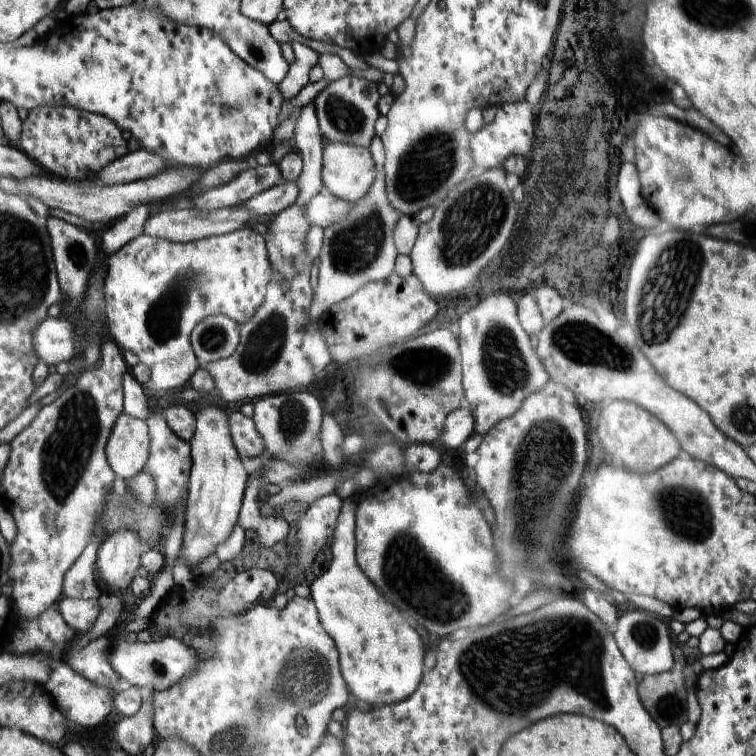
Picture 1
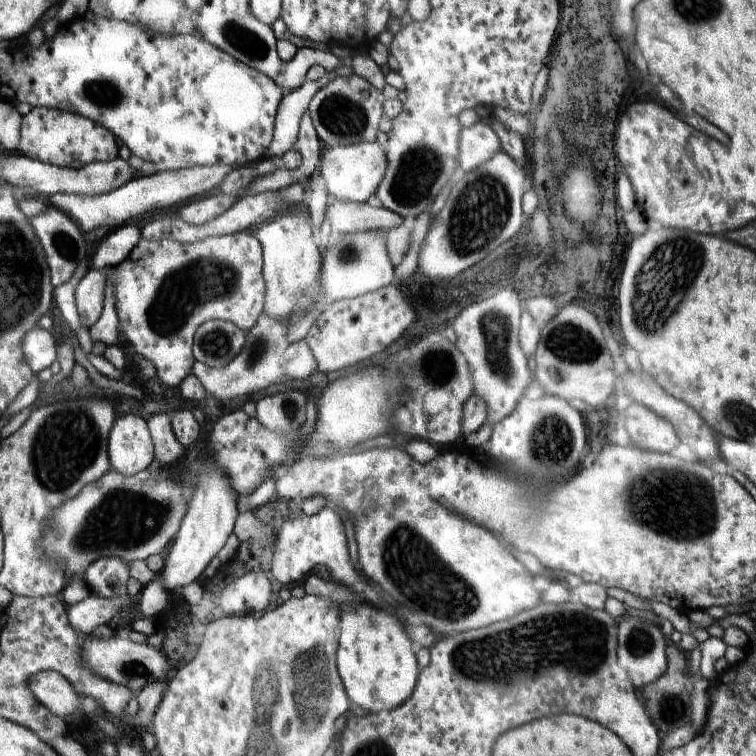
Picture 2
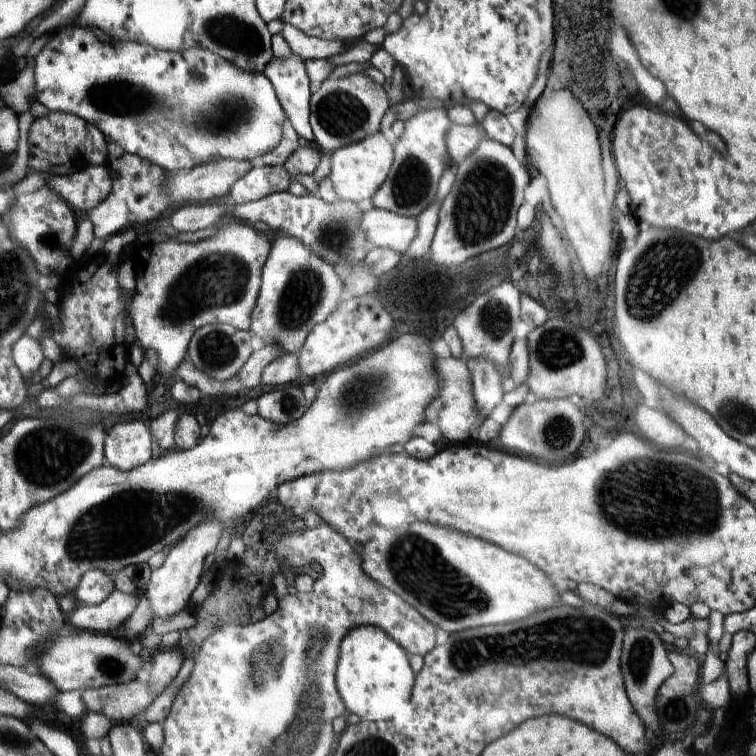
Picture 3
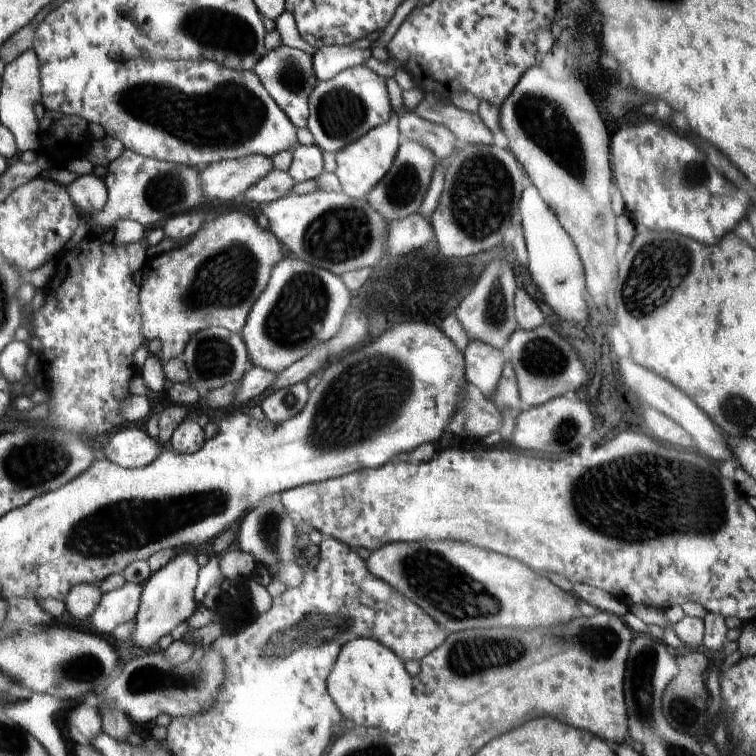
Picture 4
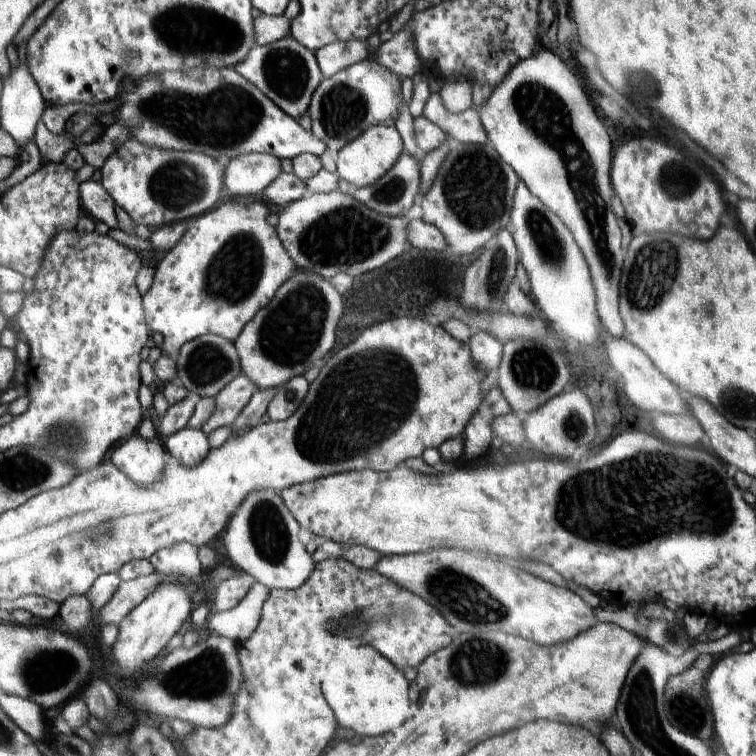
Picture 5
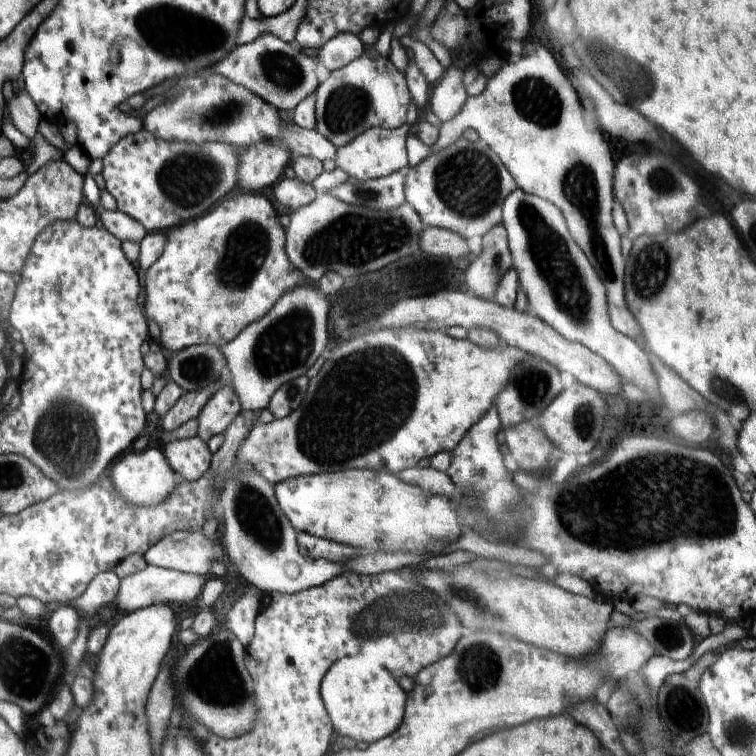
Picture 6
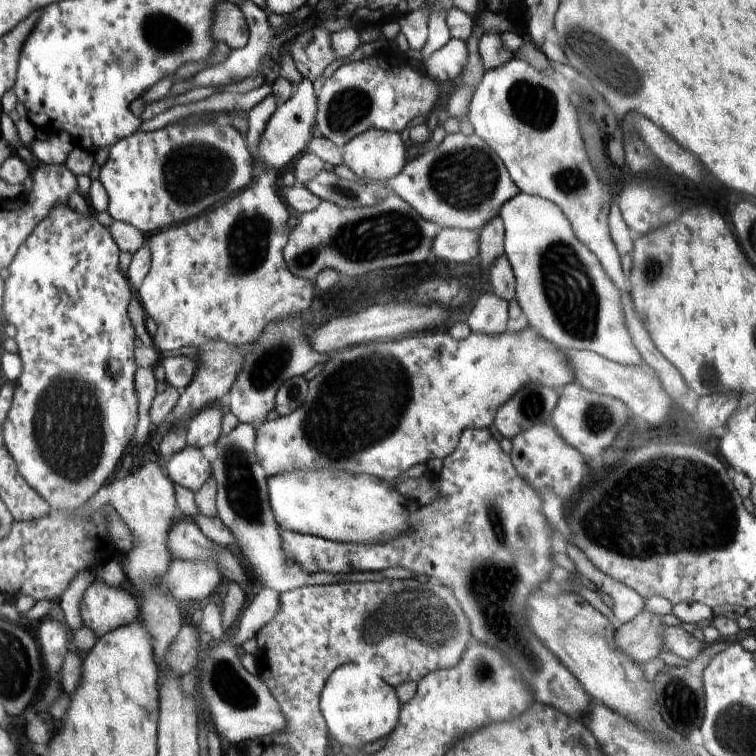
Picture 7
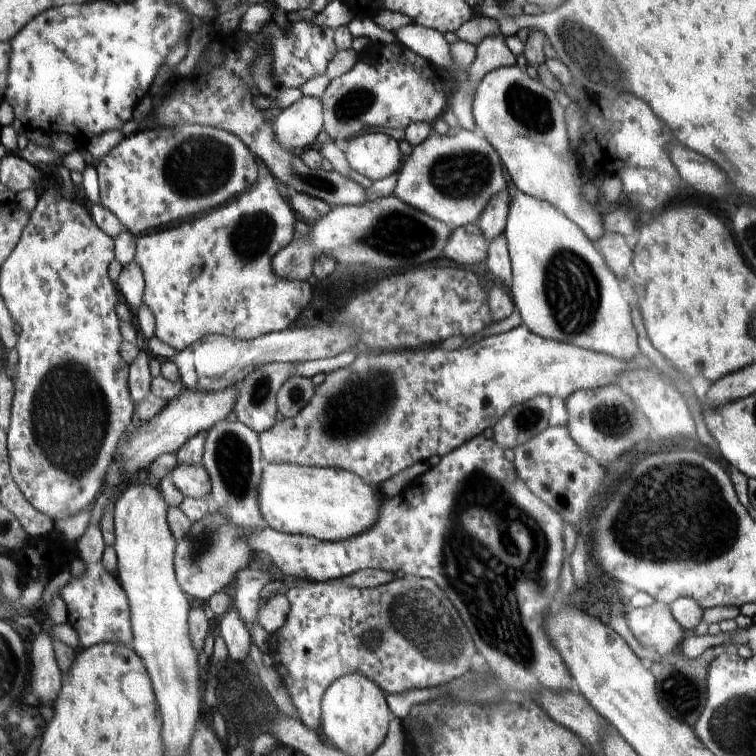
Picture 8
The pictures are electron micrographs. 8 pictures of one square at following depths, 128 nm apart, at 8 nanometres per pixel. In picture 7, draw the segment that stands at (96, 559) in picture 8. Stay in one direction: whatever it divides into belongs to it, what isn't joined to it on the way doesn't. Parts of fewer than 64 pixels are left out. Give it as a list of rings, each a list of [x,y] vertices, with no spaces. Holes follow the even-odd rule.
[[[96,580],[87,589],[80,611],[86,625],[102,639],[126,624],[139,621],[141,602],[128,587],[114,588],[104,580]]]

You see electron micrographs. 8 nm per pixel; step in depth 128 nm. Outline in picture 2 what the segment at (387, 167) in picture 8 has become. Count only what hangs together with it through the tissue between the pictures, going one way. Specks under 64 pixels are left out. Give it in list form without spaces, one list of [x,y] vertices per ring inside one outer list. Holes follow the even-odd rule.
[[[378,141],[363,142],[355,145],[344,145],[328,148],[321,156],[319,172],[324,179],[329,194],[339,201],[366,203],[375,194],[383,182],[387,170],[387,153]]]

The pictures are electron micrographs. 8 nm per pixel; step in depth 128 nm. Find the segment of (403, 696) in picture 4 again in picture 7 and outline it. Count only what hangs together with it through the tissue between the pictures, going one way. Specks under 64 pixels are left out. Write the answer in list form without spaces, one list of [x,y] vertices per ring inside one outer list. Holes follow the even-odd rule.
[[[344,664],[328,688],[323,689],[322,708],[328,732],[341,746],[350,746],[357,751],[365,744],[388,737],[399,723],[401,710],[399,694],[390,682],[384,680],[375,669],[360,667],[358,664]]]

